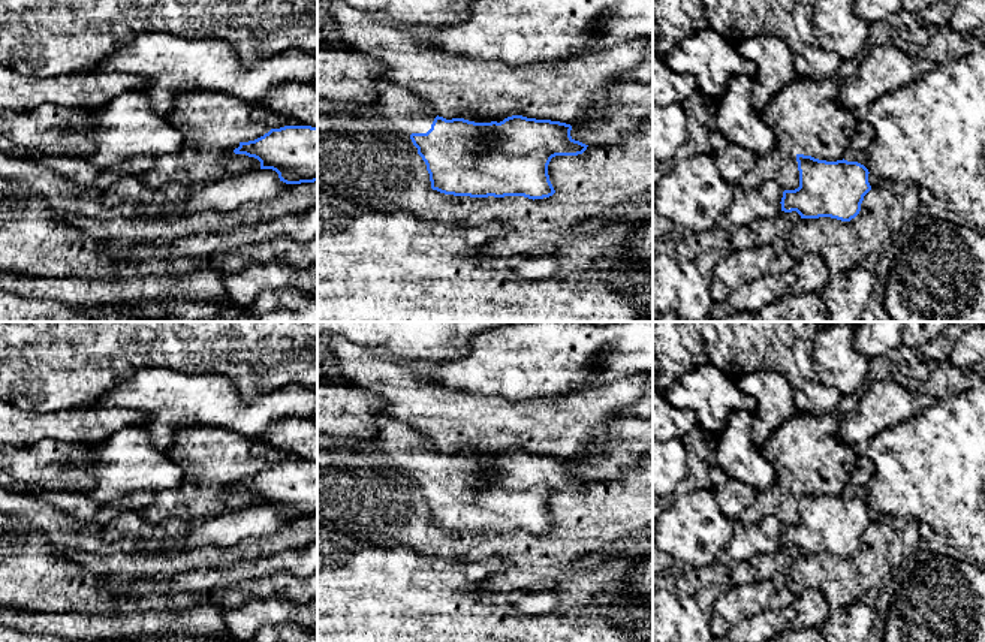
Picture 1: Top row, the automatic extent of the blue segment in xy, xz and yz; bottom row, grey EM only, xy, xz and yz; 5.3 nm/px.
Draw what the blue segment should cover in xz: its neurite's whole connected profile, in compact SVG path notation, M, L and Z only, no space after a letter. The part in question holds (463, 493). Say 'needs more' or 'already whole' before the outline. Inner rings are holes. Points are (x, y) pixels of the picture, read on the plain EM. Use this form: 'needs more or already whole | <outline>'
needs more | M386 415L377 418L379 434L374 438L401 467L407 468L427 500L431 524L445 530L470 533L524 531L543 534L555 528L548 500L555 491L578 491L588 480L570 471L572 461L522 450L507 453L446 455L412 427Z

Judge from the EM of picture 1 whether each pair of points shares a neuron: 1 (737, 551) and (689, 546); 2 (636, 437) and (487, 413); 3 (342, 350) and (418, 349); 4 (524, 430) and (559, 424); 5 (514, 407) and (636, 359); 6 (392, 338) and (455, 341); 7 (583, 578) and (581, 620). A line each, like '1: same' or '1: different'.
1: different
2: different
3: different
4: same
5: different
6: same
7: different

